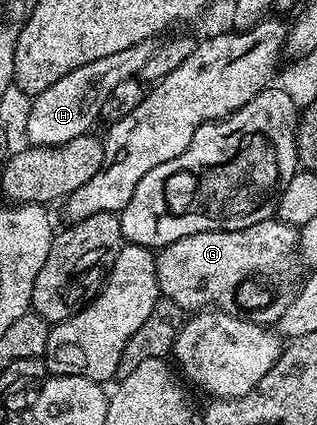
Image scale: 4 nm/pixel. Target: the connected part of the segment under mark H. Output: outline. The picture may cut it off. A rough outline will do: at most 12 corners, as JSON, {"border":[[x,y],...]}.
{"border":[[159,38],[81,64],[34,95],[26,141],[60,146],[100,121]]}

